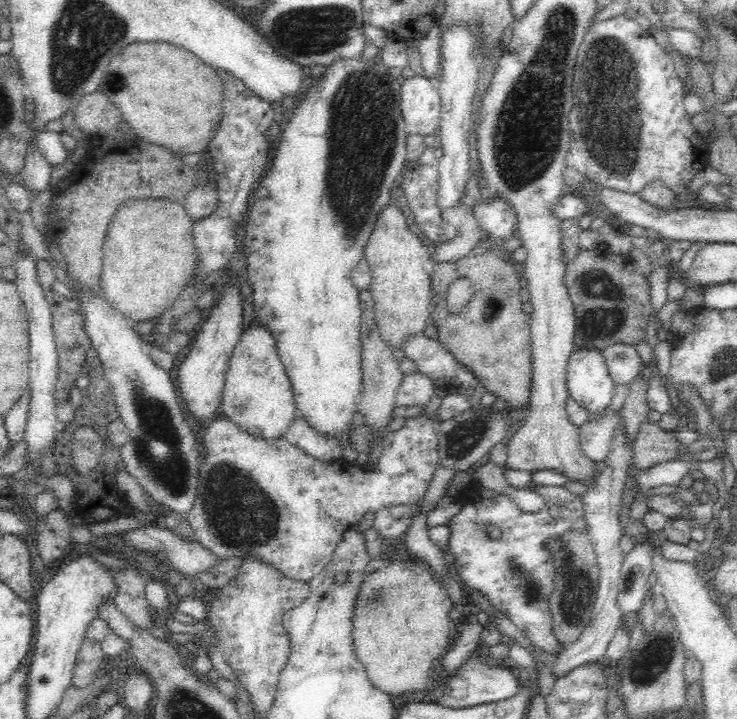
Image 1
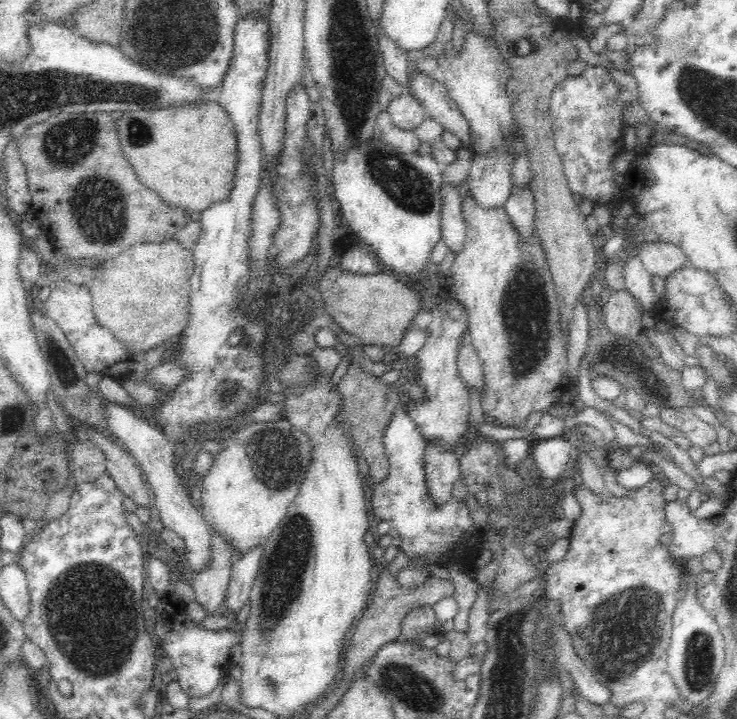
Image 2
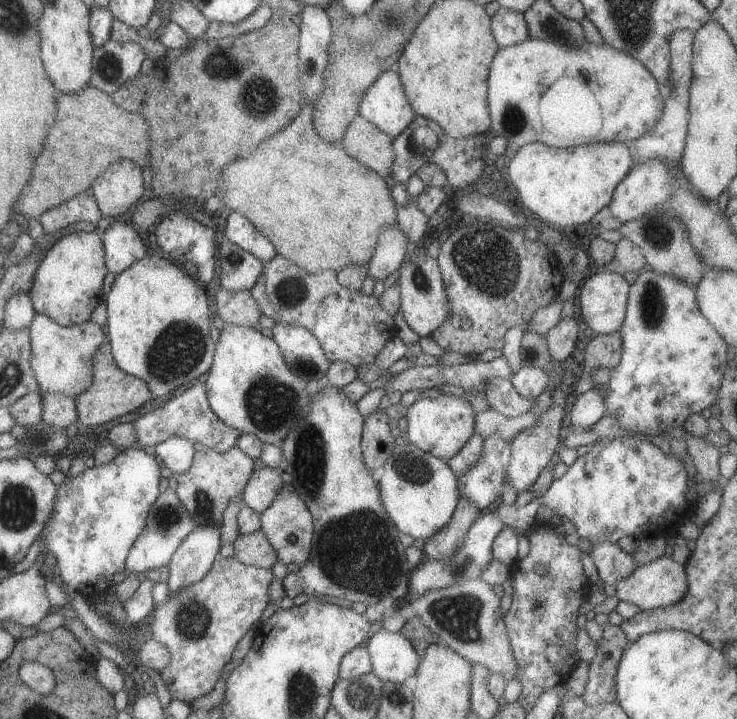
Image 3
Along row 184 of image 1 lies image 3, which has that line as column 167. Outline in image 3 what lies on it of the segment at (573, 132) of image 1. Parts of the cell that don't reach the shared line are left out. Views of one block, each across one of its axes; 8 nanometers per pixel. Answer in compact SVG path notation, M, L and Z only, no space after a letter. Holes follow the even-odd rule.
M217 554L211 568L207 574L203 575L203 578L169 595L164 604L157 605L151 610L145 624L151 628L151 634L147 637L164 644L170 654L168 663L159 671L159 674L171 698L191 702L211 691L217 679L220 678L219 672L231 660L231 652L235 644L241 640L249 628L259 623L261 612L269 600L267 586L272 578L270 569L244 565L233 556L224 558Z

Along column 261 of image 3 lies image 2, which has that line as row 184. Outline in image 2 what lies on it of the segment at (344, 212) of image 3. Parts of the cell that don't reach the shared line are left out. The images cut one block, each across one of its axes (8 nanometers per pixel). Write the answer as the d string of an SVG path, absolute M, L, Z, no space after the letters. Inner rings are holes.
M216 100L200 105L195 103L184 107L126 112L120 120L115 121L115 125L119 131L122 152L137 179L169 206L202 213L215 203L229 198L238 166L237 133L230 115Z

